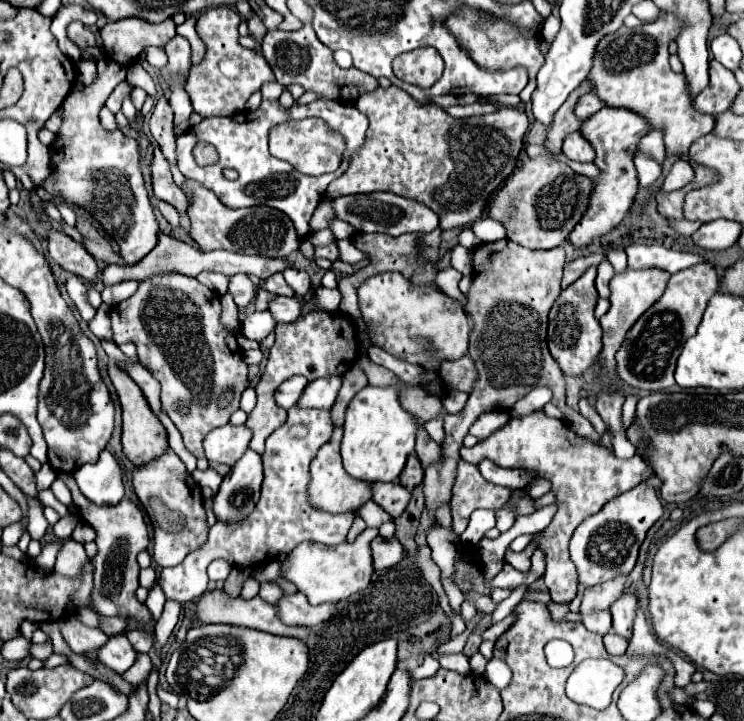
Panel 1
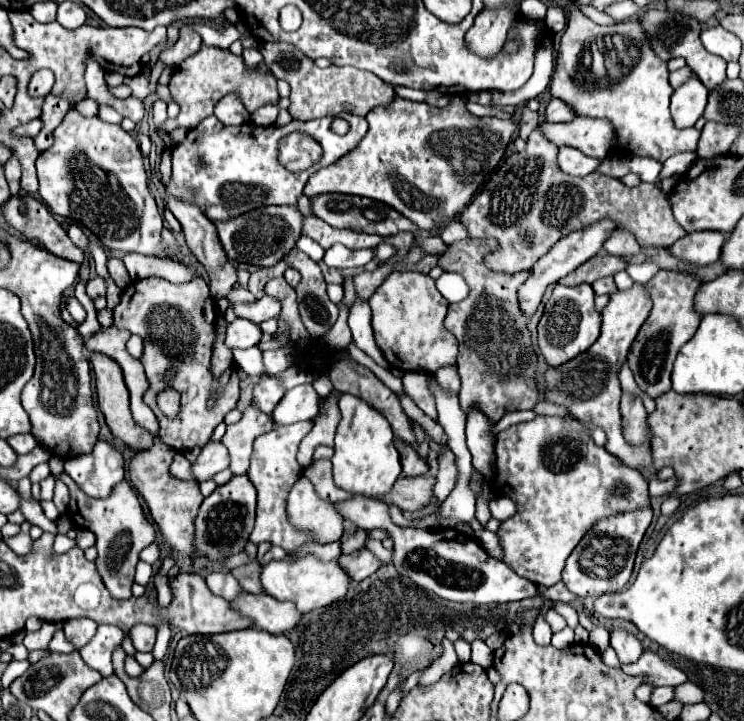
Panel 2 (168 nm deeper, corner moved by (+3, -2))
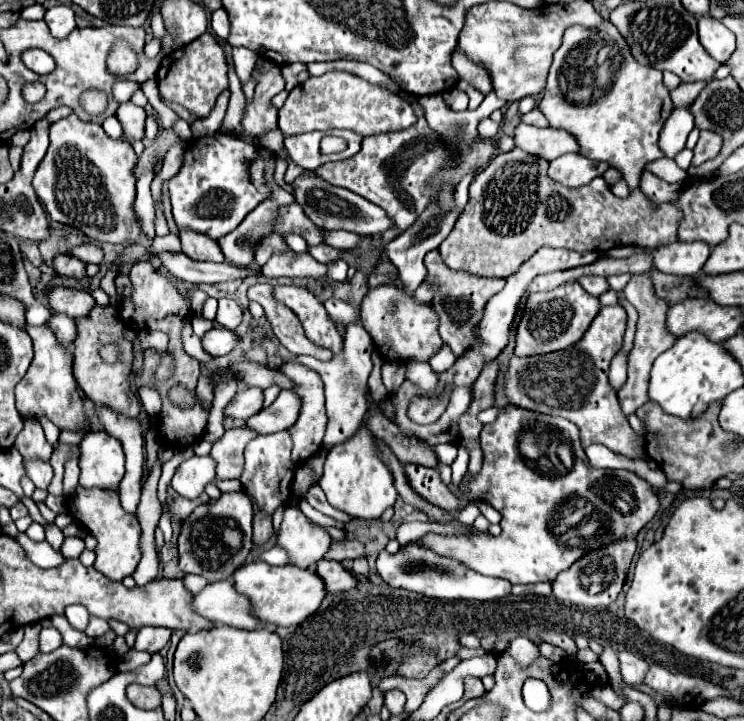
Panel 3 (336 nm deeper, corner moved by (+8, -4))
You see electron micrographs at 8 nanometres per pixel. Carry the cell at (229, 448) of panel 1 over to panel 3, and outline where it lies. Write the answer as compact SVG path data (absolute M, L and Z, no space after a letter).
M192 457L176 469L172 487L180 497L196 499L204 493L204 487L216 477L216 463L210 457Z

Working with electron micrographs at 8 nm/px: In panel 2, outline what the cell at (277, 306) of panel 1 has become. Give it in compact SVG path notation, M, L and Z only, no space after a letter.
M263 295L261 299L253 303L235 303L235 315L243 319L251 319L255 323L263 323L267 319L279 319L281 315L281 301L269 295Z

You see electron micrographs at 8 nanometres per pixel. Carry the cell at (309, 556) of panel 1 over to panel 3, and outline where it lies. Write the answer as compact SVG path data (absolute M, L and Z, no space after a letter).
M252 561L242 565L234 575L234 587L240 595L250 601L250 615L262 623L272 623L276 627L300 625L308 615L312 615L320 601L324 599L324 583L312 573L312 569L300 569L296 565L274 567L266 561Z

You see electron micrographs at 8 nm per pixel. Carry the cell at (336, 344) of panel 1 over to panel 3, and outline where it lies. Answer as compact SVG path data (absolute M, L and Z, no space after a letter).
M248 427L230 429L212 445L210 457L216 461L216 481L240 479L244 469L244 447L256 437Z

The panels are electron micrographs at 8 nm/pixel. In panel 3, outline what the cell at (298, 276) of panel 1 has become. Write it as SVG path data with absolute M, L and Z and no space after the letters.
M292 249L274 253L268 263L262 267L264 277L310 277L323 278L327 275L327 266L312 259L310 253L294 253Z

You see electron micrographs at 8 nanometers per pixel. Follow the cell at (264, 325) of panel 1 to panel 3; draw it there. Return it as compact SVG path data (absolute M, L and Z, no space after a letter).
M210 329L202 337L202 347L212 357L222 357L222 355L230 353L236 345L238 345L238 339L236 339L234 331L228 331L228 329Z

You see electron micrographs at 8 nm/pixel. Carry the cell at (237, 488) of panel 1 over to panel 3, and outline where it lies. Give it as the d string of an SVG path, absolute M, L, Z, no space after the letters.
M222 493L220 499L196 507L194 513L182 521L178 535L180 569L202 575L210 583L230 579L252 551L252 517L254 509L246 493Z

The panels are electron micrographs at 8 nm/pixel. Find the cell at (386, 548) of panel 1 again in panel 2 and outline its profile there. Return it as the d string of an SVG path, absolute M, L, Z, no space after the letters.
M361 547L359 551L353 551L351 555L341 555L339 563L341 567L345 567L345 571L349 571L353 581L363 581L365 577L373 575L383 565L367 547Z

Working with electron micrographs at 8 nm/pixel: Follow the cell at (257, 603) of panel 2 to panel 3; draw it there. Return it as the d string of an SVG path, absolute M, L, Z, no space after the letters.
M232 579L208 583L192 597L192 611L212 621L214 625L228 625L236 629L256 629L256 619L250 615L248 599L236 593Z

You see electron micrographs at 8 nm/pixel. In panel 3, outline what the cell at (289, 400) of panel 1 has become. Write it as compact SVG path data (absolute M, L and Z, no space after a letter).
M238 387L234 399L226 405L224 417L248 419L262 409L262 389L260 387Z

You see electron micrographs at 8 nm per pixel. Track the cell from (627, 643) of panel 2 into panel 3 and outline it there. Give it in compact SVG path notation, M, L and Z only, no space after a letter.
M622 651L618 653L620 657L620 667L622 667L622 675L624 675L624 681L632 681L634 685L640 685L648 673L648 663L634 655L634 653L628 653L628 651Z

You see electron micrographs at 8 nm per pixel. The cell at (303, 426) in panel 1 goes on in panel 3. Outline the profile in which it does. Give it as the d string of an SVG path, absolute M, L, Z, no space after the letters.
M280 431L280 433L256 437L252 443L248 443L248 449L244 453L246 465L244 465L244 473L240 477L242 487L248 495L252 495L256 499L260 509L266 511L268 515L272 515L276 511L276 507L286 503L292 495L290 487L292 487L292 479L294 479L294 465L290 459L290 451L292 451L290 433Z

